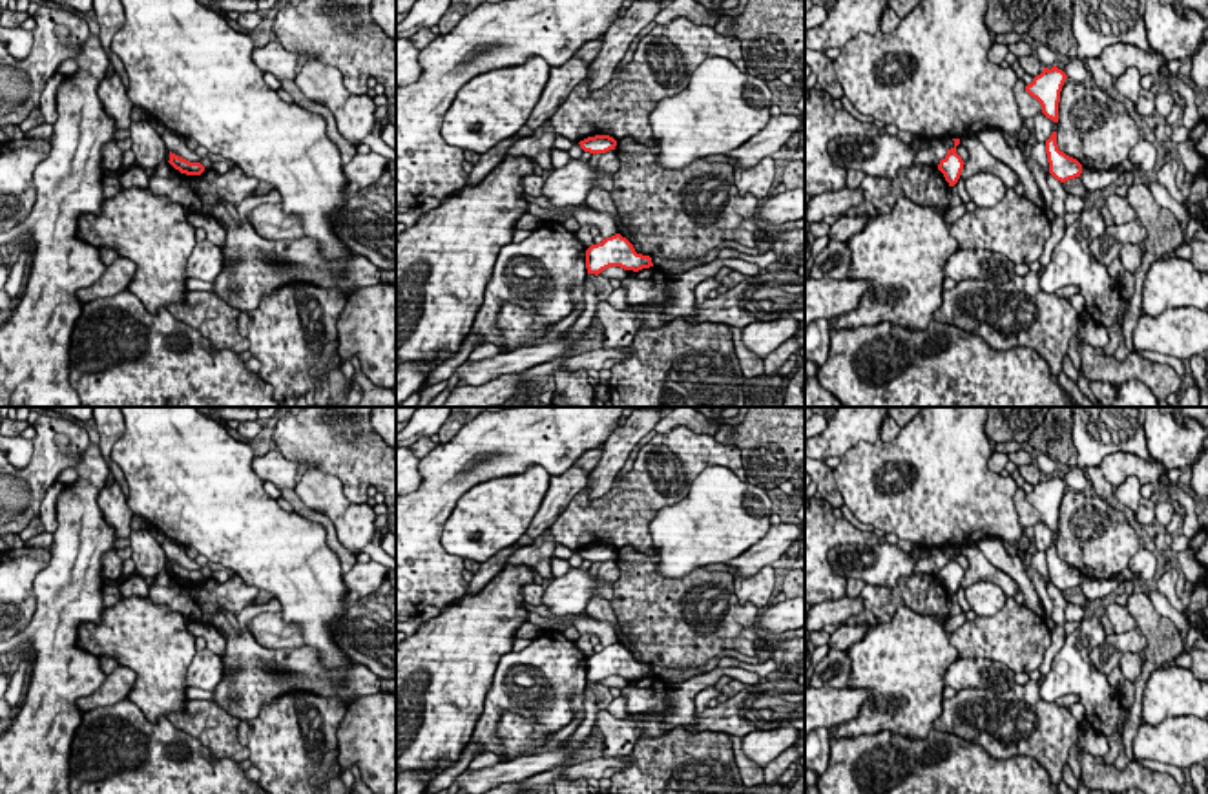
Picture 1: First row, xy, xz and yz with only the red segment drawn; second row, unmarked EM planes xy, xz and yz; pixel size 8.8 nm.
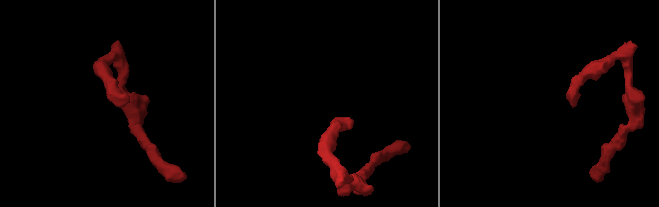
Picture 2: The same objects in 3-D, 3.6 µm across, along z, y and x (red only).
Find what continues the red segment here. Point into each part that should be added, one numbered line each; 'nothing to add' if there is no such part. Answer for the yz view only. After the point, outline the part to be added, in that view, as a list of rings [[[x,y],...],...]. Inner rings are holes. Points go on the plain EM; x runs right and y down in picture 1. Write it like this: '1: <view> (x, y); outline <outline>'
1: yz (1097, 431); outline [[[1073,407],[1073,445],[1077,465],[1064,482],[1073,491],[1088,487],[1086,469],[1104,456],[1124,451],[1151,460],[1144,434],[1146,407]]]

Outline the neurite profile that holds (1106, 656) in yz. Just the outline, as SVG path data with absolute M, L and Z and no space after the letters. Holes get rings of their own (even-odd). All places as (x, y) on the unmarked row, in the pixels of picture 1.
M1139 628L1126 633L1106 635L1104 643L1089 652L1091 668L1102 668L1109 674L1119 666L1120 657L1130 652L1144 652L1148 646L1146 637Z

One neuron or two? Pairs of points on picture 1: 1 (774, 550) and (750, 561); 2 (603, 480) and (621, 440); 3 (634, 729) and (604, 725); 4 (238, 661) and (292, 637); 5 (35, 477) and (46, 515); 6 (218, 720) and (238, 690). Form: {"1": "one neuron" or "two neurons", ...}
{"1": "one neuron", "2": "one neuron", "3": "one neuron", "4": "two neurons", "5": "two neurons", "6": "two neurons"}

